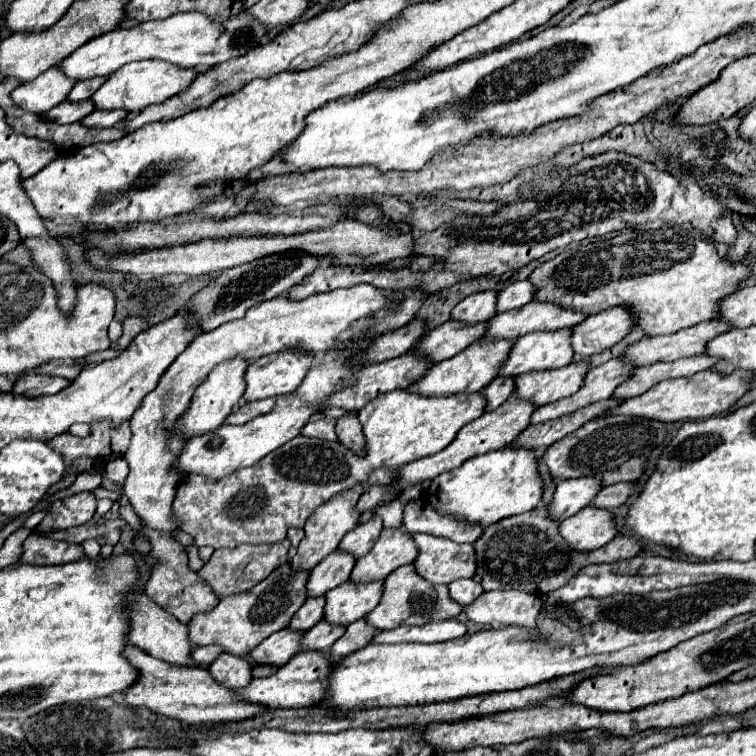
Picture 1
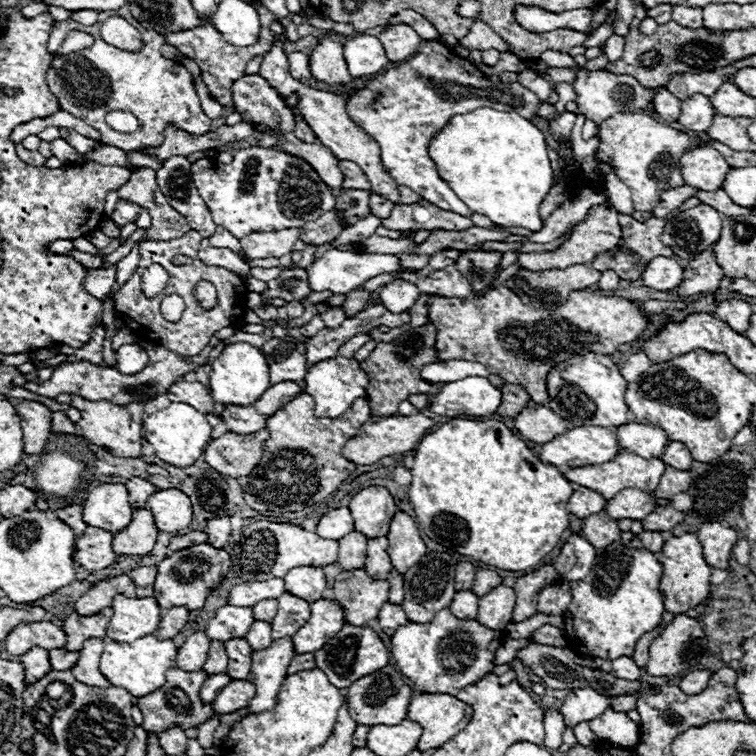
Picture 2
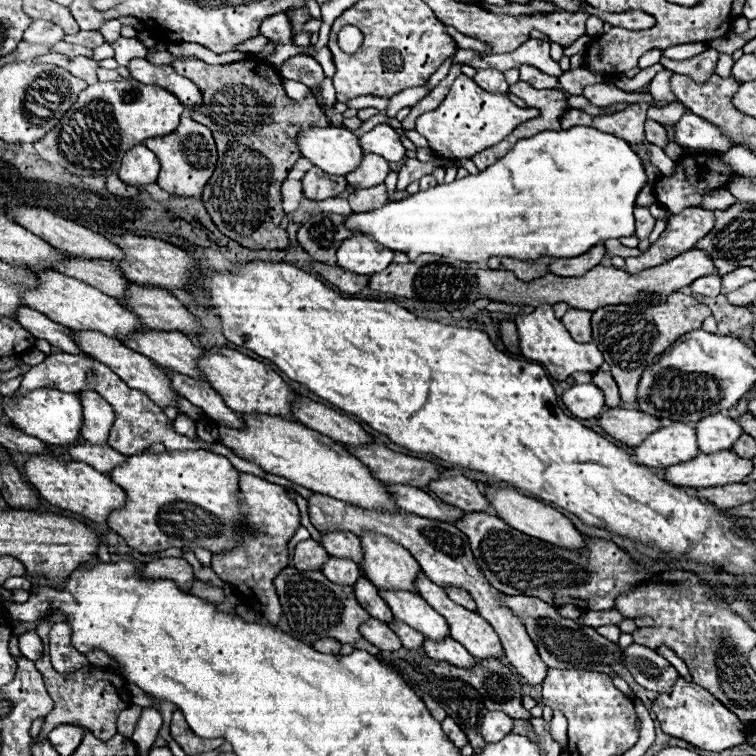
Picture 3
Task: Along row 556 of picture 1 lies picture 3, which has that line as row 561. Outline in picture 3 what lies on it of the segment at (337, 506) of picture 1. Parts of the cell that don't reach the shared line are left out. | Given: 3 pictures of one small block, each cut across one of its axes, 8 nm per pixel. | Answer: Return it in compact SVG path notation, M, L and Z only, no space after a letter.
M312 538L298 542L292 554L294 554L294 566L300 570L320 570L320 566L328 560L326 550Z

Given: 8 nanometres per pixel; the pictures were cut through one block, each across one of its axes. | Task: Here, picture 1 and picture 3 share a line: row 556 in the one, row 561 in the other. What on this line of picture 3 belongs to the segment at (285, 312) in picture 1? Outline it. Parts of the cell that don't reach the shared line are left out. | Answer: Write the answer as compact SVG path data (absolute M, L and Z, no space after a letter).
M162 558L146 564L142 570L144 578L168 578L174 580L182 590L190 590L194 584L192 566L184 558Z

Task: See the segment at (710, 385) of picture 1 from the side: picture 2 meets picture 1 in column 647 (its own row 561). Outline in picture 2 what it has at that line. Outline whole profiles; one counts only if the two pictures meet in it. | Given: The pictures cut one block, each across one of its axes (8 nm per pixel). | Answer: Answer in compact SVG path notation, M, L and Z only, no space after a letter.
M402 510L394 514L386 538L392 566L400 574L406 574L428 550L420 536L416 520Z

